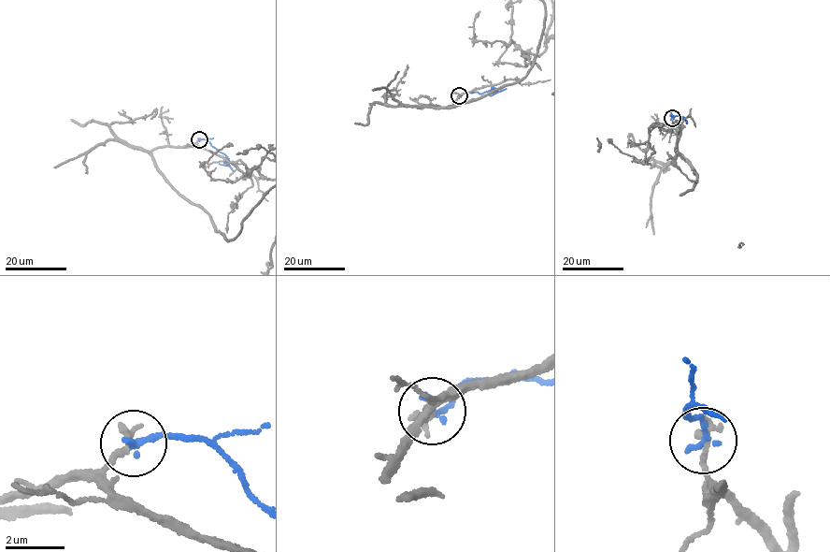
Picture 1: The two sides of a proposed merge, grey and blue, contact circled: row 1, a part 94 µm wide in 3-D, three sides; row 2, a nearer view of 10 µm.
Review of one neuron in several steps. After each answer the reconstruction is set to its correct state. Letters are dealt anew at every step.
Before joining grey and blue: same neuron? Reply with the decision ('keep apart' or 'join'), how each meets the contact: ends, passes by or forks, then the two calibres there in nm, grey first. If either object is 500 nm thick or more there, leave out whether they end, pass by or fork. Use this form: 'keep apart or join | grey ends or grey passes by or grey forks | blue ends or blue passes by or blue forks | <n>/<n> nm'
keep apart | grey ends | blue ends | 300/240 nm

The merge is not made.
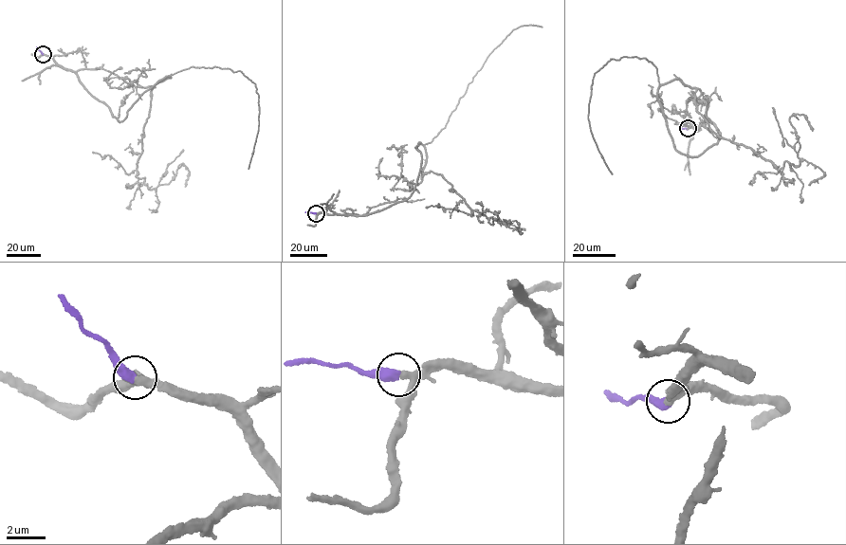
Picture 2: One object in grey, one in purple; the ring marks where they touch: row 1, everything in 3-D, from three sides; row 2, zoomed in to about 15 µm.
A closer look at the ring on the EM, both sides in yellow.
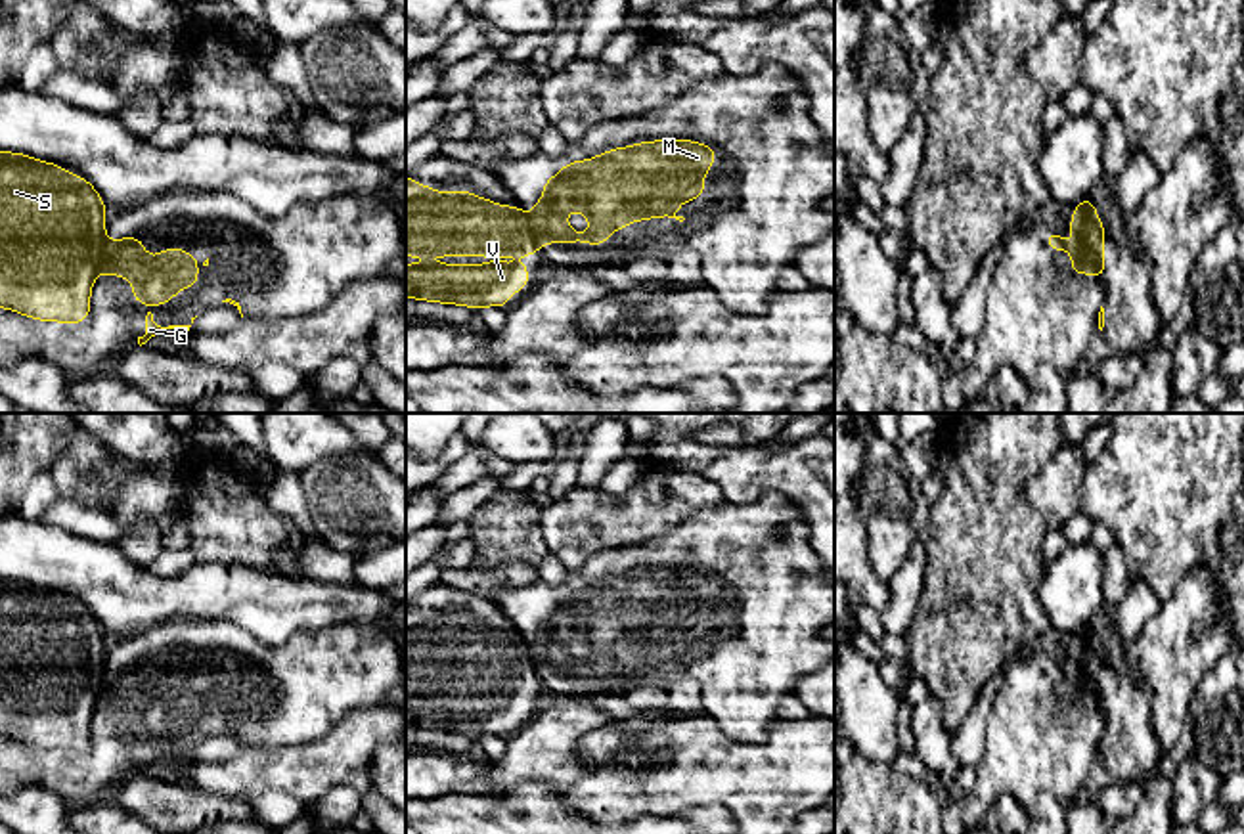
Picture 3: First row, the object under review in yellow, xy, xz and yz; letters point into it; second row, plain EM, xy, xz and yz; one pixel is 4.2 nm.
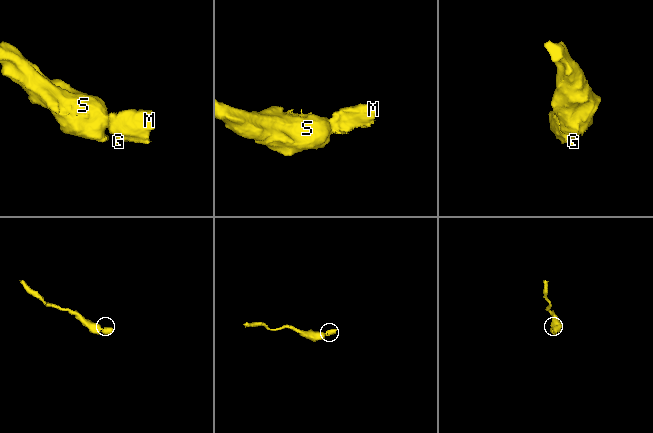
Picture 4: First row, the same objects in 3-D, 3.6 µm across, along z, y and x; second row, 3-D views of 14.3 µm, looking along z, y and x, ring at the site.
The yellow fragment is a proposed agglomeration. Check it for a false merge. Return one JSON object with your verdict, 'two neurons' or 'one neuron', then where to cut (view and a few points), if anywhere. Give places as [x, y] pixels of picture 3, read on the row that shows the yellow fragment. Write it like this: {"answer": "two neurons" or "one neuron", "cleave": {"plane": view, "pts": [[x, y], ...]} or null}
{"answer": "two neurons", "cleave": {"plane": "yz", "pts": [[1076, 245], [1099, 276]]}}

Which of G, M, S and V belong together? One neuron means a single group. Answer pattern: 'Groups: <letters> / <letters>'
Groups: G M / S V

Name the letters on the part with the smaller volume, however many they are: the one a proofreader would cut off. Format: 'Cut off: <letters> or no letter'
Cut off: G, M

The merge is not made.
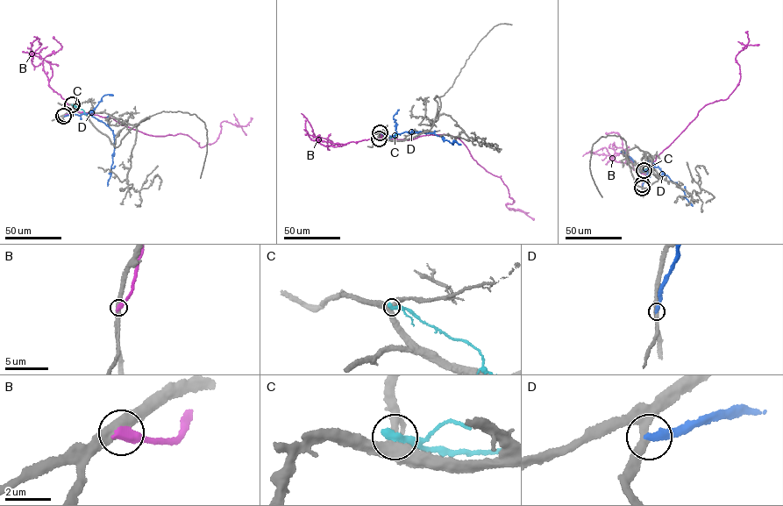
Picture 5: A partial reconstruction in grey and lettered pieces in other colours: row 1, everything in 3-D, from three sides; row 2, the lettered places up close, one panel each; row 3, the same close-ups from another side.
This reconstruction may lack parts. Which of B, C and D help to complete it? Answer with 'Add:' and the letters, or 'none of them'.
Add: none of them

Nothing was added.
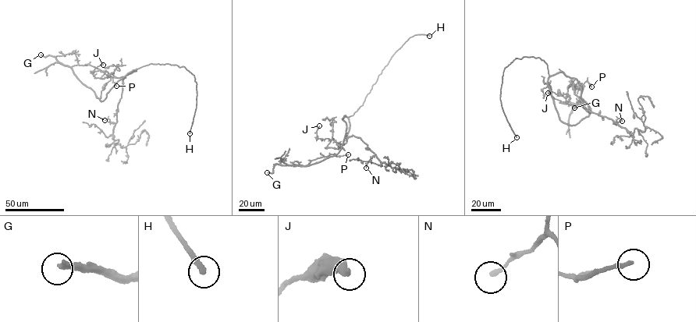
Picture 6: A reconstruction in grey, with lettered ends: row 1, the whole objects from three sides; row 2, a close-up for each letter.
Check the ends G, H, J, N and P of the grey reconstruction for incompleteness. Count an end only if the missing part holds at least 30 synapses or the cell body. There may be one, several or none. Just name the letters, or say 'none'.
G, H

